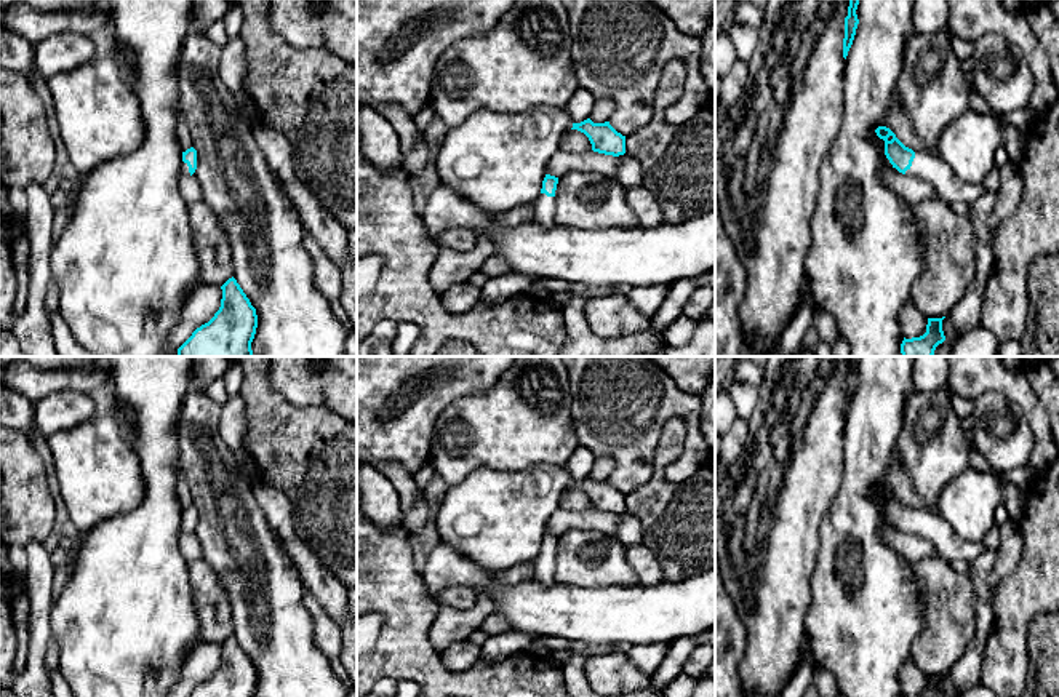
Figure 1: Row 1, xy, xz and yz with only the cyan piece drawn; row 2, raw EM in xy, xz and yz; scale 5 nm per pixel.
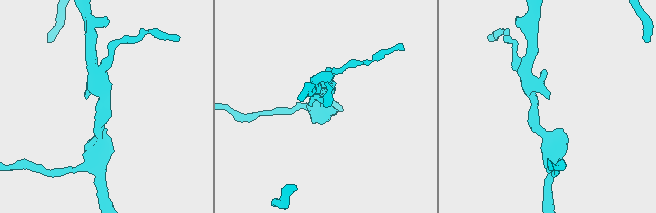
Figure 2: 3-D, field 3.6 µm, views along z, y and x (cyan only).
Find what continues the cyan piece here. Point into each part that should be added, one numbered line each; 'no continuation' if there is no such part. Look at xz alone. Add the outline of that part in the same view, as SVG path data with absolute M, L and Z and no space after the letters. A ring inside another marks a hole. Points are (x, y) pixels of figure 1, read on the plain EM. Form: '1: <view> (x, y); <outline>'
1: xz (544, 565); M539 552L534 561L534 580L537 580L542 587L552 587L555 583L553 579L555 571L555 555L547 555L545 552Z

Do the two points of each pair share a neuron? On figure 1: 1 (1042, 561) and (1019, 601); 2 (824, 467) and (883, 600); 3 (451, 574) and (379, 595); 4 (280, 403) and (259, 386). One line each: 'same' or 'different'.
1: same
2: different
3: different
4: same

